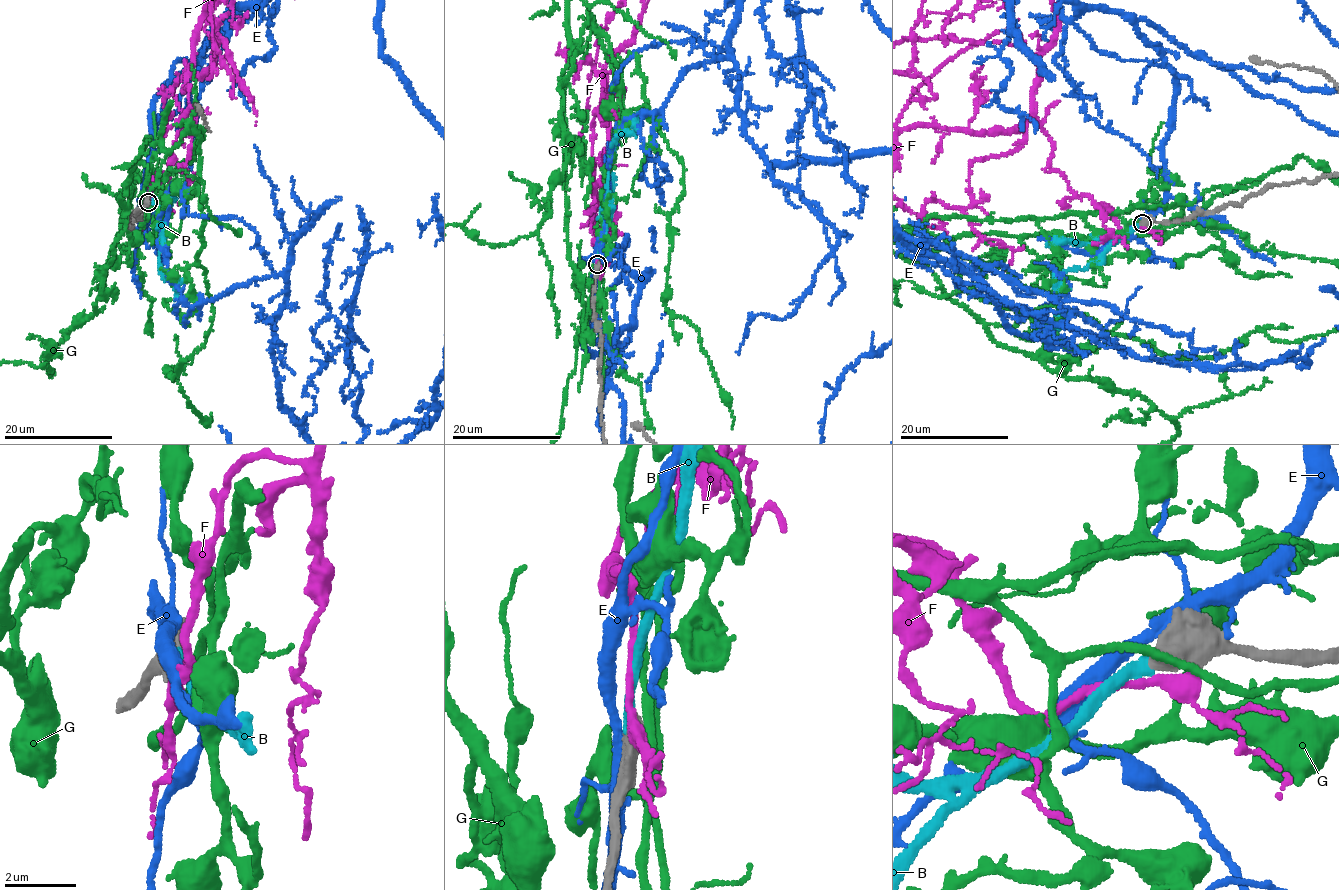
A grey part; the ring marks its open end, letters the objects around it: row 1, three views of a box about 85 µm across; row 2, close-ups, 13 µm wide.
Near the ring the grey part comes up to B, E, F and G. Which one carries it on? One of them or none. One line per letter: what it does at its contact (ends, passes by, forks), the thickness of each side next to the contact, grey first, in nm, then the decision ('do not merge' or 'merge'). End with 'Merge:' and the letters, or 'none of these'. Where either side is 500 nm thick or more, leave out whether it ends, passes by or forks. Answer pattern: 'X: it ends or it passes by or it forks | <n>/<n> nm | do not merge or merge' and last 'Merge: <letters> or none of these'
B: 600/280 nm | merge
E: 650/260 nm | do not merge
F: 550/360 nm | do not merge
G: 600/240 nm | do not merge
Merge: B

